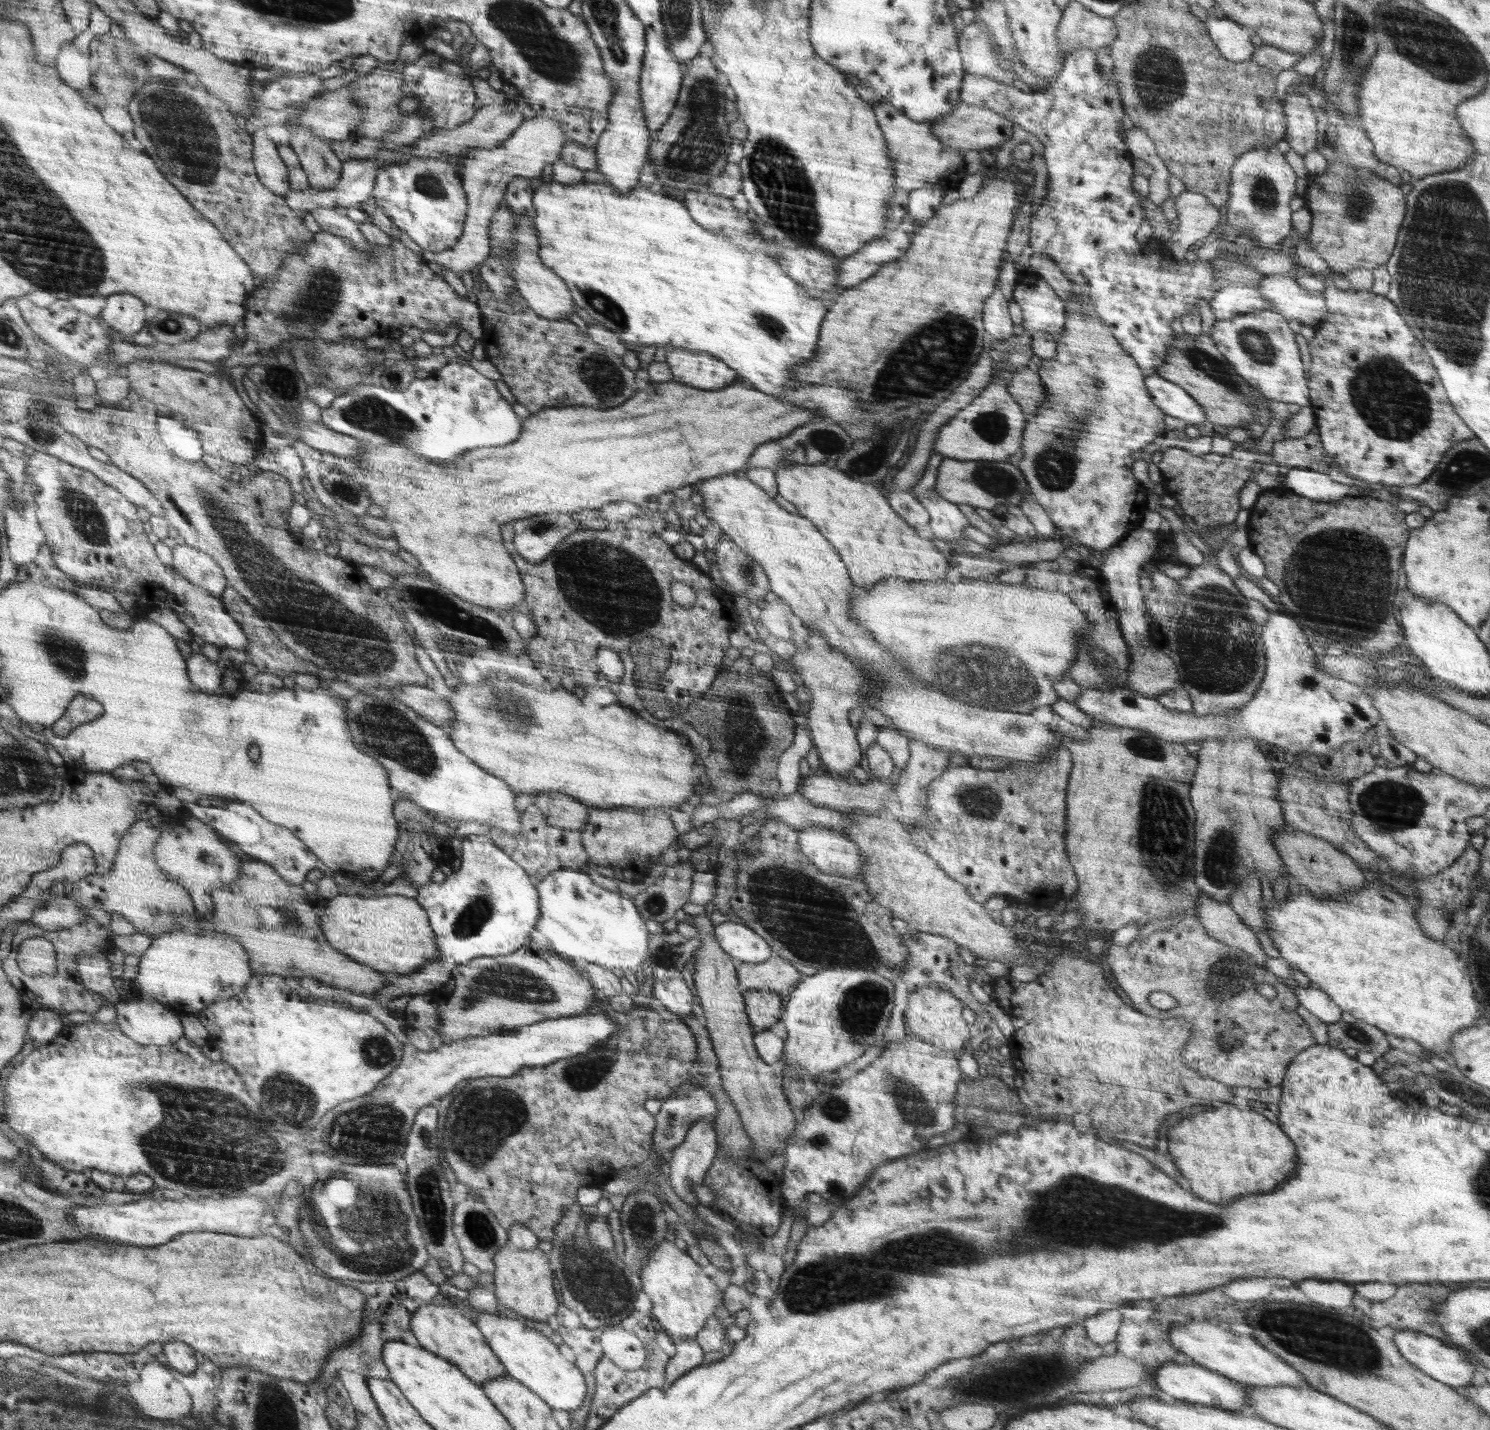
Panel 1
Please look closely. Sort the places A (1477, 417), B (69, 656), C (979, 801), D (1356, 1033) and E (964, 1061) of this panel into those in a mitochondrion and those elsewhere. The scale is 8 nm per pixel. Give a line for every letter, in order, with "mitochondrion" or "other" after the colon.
A: other
B: mitochondrion
C: mitochondrion
D: mitochondrion
E: other

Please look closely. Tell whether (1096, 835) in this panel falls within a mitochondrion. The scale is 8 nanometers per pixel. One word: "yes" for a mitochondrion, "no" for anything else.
no

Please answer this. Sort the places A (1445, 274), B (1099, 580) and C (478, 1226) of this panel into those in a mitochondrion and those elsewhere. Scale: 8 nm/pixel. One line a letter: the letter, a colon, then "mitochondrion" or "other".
A: mitochondrion
B: other
C: mitochondrion

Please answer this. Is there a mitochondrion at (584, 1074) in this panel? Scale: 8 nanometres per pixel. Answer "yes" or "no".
yes

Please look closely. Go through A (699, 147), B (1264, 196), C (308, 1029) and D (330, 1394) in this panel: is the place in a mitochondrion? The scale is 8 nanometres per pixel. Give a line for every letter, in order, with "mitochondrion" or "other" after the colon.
A: mitochondrion
B: mitochondrion
C: other
D: other

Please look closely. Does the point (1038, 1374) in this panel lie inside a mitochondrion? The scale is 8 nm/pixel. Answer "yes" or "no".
yes

